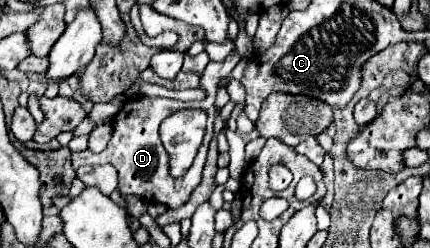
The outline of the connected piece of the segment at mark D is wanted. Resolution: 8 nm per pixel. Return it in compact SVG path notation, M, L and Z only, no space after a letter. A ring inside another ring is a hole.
M236 50L231 52L222 62L210 61L203 71L199 88L203 88L207 94L205 100L201 102L177 102L177 100L169 100L169 98L157 98L157 96L139 96L139 98L131 98L123 104L123 108L115 114L111 126L113 126L113 138L111 144L107 146L107 150L99 152L99 154L91 154L89 150L83 152L73 152L73 168L77 170L83 164L103 164L103 162L111 162L115 166L115 170L119 172L119 190L123 195L139 196L148 202L159 202L167 206L168 209L179 208L189 200L193 188L201 182L201 172L205 166L205 158L207 158L207 150L209 150L209 142L213 138L213 122L219 114L217 106L215 106L217 87L219 79L229 75L235 68L242 56ZM181 108L203 108L207 110L209 118L207 118L207 134L203 138L203 144L197 152L197 158L193 160L191 168L187 170L185 176L181 178L173 178L169 174L169 158L165 154L165 148L159 140L159 124L167 118L167 114L173 114Z

